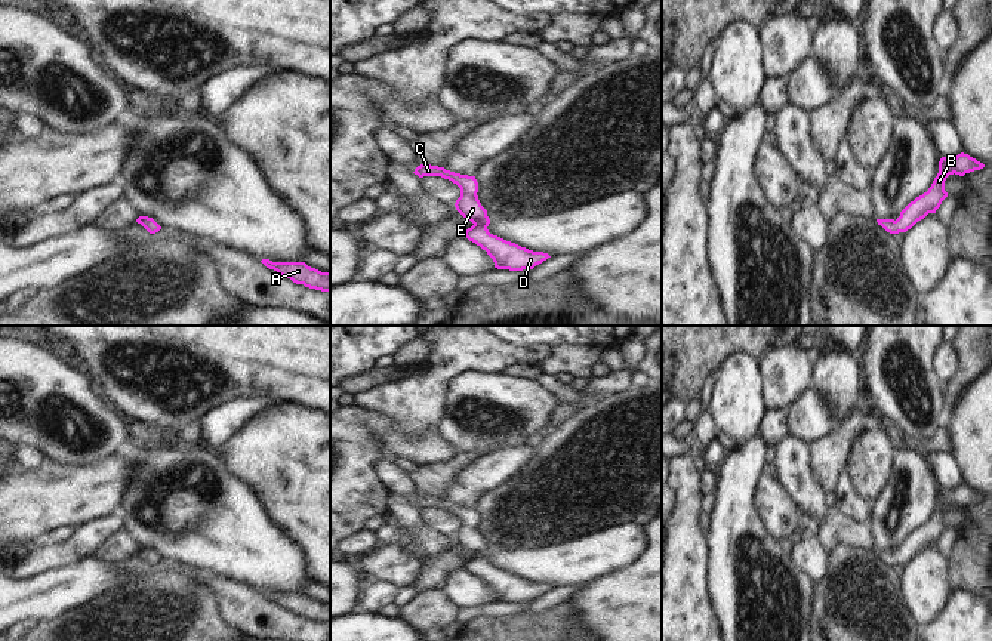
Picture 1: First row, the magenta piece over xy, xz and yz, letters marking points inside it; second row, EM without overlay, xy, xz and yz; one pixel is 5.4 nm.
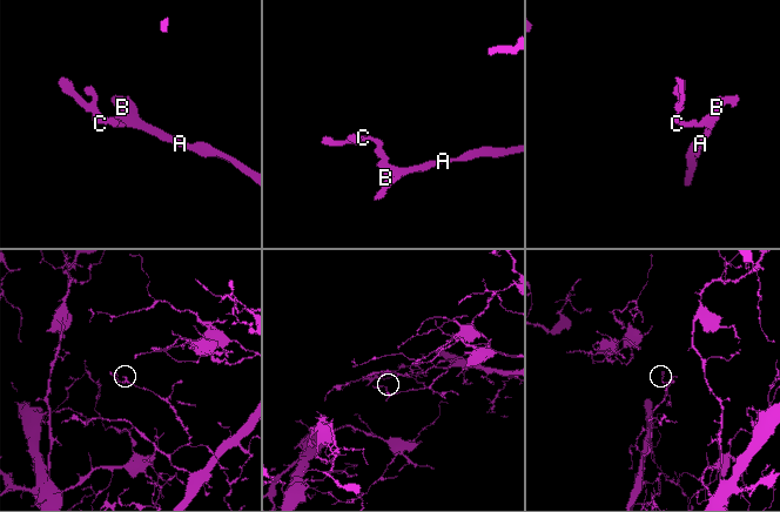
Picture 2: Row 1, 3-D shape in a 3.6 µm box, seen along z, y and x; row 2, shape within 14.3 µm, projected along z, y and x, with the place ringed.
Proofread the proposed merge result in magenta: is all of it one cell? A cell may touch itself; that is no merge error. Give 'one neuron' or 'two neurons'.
one neuron

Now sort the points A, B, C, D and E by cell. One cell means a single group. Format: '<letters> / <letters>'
A B C D E

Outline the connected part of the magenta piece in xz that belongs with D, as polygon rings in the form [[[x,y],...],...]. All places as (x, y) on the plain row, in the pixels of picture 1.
[[[420,496],[413,505],[419,509],[441,508],[460,520],[460,528],[456,531],[455,539],[466,552],[474,555],[465,563],[463,568],[486,582],[493,591],[495,600],[509,603],[530,603],[536,597],[551,589],[548,585],[529,582],[489,564],[487,558],[490,551],[487,548],[487,542],[478,531],[478,514],[475,508],[455,505],[446,502],[444,499],[431,496]]]

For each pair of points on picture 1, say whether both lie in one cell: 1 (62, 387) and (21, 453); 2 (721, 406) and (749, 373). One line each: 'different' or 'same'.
1: different
2: same

